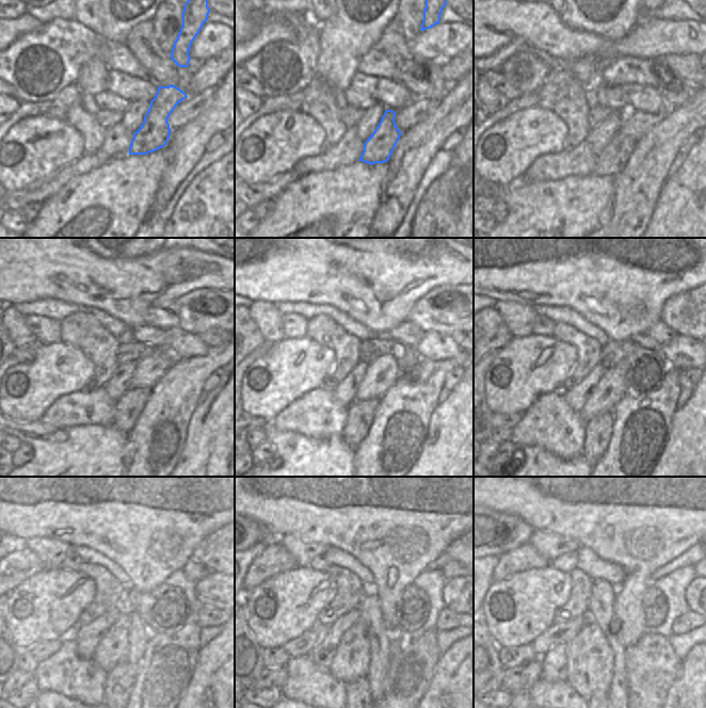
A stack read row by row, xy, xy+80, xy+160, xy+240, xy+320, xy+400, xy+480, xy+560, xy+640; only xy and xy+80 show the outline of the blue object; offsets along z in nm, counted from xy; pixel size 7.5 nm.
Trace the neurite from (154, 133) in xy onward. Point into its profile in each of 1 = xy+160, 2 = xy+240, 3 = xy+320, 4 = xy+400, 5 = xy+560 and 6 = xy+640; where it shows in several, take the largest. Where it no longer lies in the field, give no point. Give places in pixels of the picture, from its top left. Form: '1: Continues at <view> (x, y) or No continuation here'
1: Continues at xy+160 (611, 161)
2: Continues at xy+240 (128, 408)
3: Continues at xy+320 (360, 417)
4: Continues at xy+400 (598, 430)
5: Continues at xy+560 (358, 693)
6: Continues at xy+640 (598, 693)

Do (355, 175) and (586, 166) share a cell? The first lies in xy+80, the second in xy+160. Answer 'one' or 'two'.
two

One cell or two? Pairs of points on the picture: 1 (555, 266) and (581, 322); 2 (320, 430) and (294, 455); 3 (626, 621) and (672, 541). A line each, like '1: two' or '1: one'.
1: two
2: two
3: one

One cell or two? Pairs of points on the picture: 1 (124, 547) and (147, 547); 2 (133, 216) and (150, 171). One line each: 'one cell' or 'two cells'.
1: one cell
2: one cell

